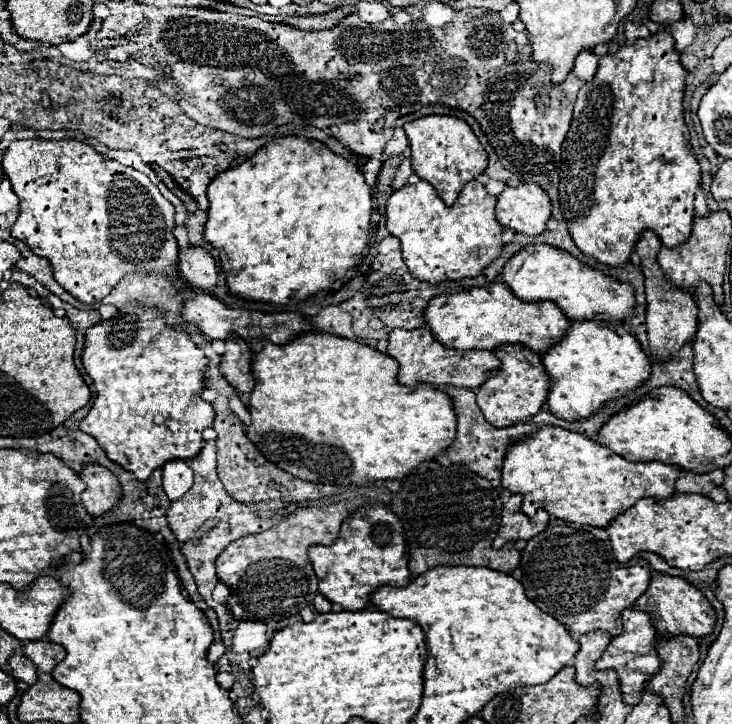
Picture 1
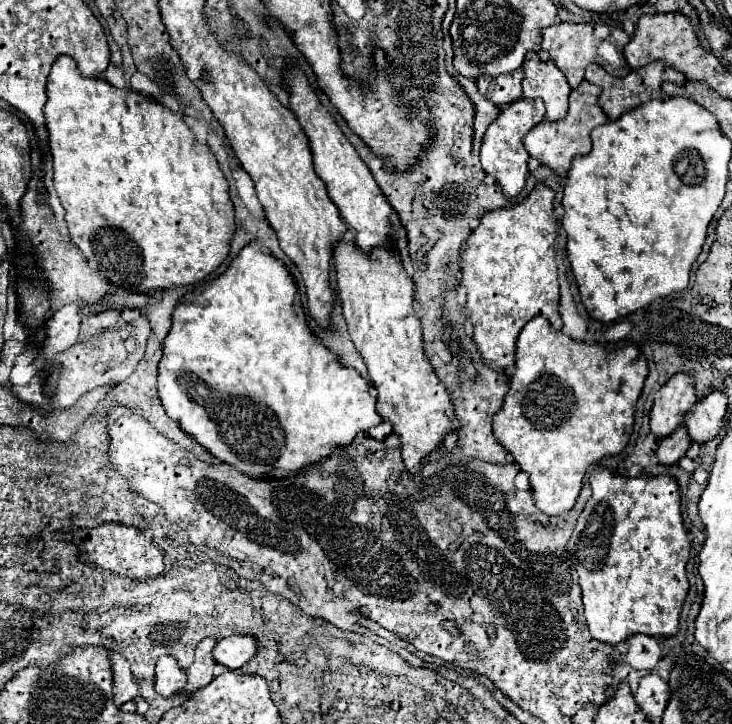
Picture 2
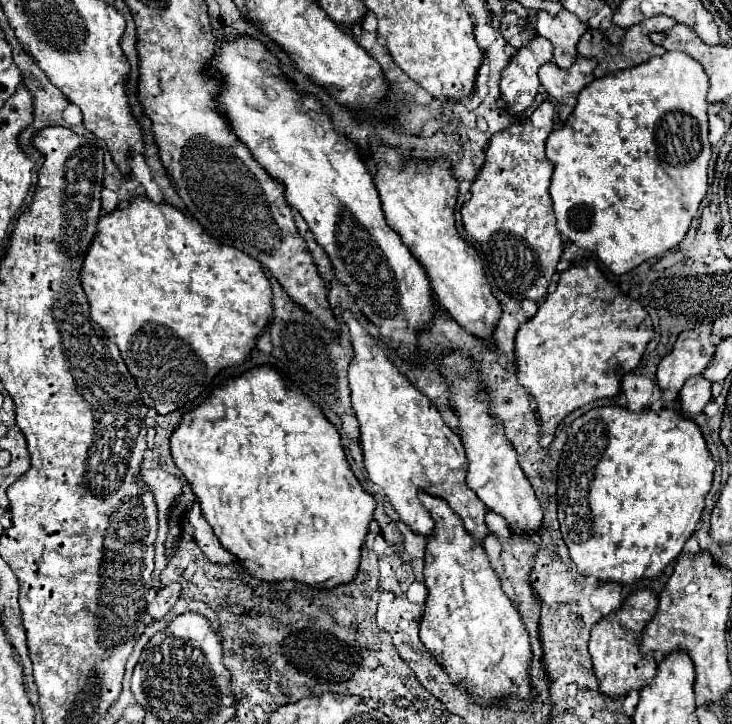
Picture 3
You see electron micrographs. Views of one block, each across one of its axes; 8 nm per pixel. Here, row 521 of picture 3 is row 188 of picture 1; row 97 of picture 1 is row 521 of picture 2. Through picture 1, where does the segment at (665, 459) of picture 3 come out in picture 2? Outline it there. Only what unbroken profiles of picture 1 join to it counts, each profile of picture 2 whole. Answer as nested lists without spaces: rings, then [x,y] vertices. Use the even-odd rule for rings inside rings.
[[[594,470],[590,474],[592,498],[586,502],[578,518],[568,550],[574,556],[574,568],[582,588],[584,616],[590,634],[606,644],[626,642],[634,634],[646,636],[674,636],[678,632],[678,618],[684,598],[688,594],[686,562],[690,558],[690,540],[680,514],[680,488],[670,476],[626,478],[608,470]]]

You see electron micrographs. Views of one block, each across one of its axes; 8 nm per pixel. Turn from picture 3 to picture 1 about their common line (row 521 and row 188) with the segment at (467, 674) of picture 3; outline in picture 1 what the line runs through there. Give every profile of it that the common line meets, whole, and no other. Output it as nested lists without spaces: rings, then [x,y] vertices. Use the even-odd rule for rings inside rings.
[[[440,114],[424,116],[404,124],[404,130],[412,148],[414,172],[434,186],[434,190],[438,192],[438,196],[444,200],[446,206],[450,206],[458,198],[466,182],[474,180],[488,166],[488,154],[474,136],[472,128],[456,116],[440,116]]]

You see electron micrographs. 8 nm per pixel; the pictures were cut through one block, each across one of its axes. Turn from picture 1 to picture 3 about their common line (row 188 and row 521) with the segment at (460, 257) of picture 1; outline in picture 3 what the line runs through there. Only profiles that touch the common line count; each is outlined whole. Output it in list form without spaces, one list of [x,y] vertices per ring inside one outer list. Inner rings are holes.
[[[350,312],[342,318],[350,328],[354,346],[348,380],[352,388],[352,406],[360,422],[360,448],[368,478],[384,490],[400,522],[404,522],[414,534],[428,536],[434,530],[430,512],[418,500],[418,492],[428,492],[430,496],[446,500],[448,506],[462,518],[466,532],[482,544],[490,534],[484,520],[488,508],[480,504],[466,484],[468,462],[462,440],[446,426],[436,406],[388,360],[388,354],[380,348],[378,340],[370,338],[364,332],[364,326]]]

